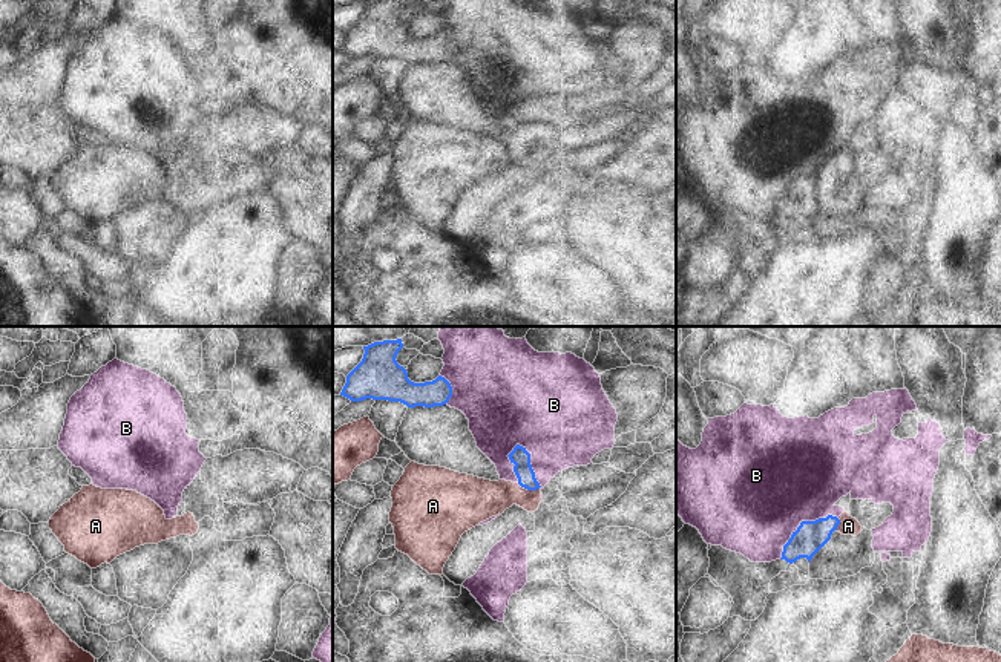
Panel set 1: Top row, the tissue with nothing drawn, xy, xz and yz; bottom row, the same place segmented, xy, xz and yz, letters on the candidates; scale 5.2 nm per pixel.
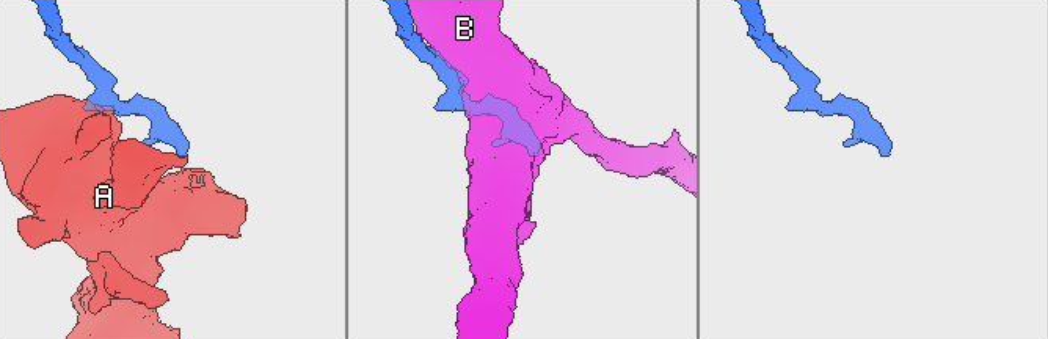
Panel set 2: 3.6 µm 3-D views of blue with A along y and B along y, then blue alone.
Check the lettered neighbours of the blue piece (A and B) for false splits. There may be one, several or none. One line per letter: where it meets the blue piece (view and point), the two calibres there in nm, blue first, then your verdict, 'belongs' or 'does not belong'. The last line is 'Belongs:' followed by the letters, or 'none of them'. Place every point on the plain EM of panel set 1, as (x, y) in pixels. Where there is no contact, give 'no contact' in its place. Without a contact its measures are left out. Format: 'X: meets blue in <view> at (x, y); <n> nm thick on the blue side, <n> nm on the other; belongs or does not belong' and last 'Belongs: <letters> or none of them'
A: meets blue in xz at (529, 146); 100 nm thick on the blue side, 200 nm on the other; does not belong
B: meets blue in xz at (531, 121); 100 nm thick on the blue side, 420 nm on the other; does not belong
Belongs: none of them

